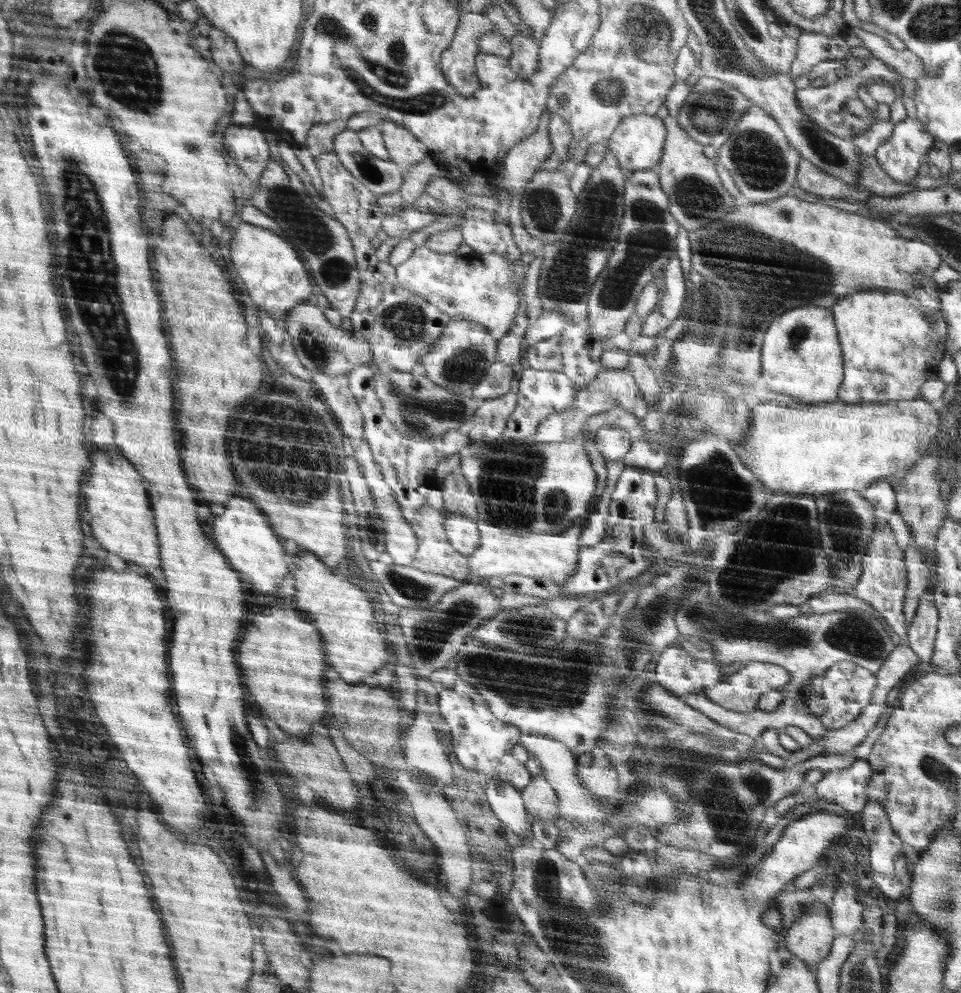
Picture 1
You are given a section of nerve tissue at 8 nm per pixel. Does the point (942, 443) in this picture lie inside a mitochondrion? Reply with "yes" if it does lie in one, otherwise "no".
no

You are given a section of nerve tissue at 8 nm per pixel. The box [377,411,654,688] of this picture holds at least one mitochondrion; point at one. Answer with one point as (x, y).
(511, 490)

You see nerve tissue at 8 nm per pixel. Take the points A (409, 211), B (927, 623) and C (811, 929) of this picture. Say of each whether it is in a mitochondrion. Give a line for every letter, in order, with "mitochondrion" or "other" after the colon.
A: other
B: other
C: other

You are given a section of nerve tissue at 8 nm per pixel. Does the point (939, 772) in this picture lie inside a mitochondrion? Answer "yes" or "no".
yes

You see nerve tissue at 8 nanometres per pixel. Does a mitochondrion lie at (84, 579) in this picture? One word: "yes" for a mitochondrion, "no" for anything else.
no

